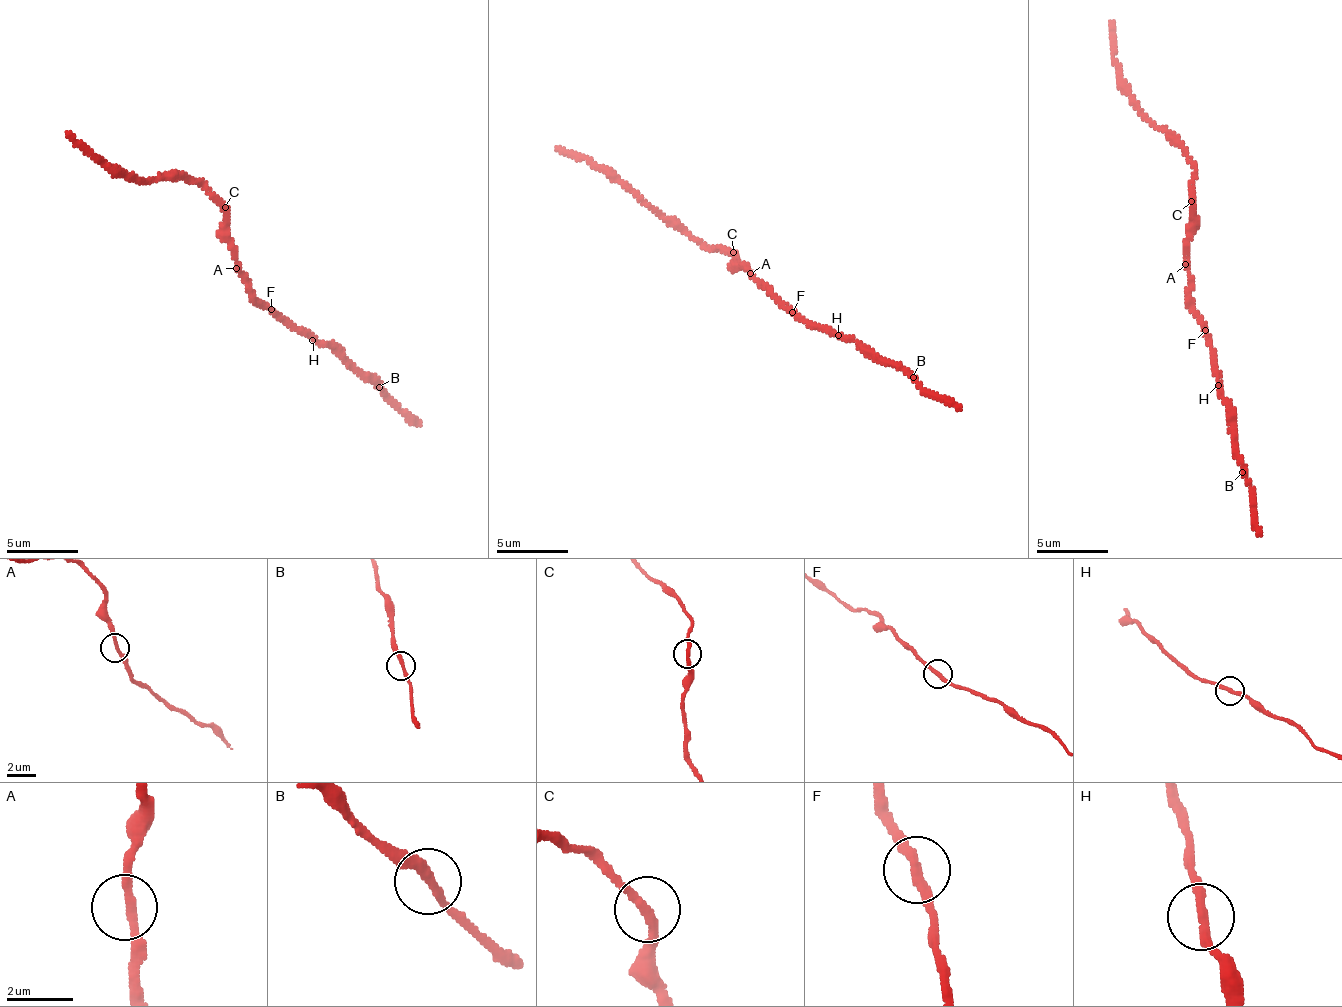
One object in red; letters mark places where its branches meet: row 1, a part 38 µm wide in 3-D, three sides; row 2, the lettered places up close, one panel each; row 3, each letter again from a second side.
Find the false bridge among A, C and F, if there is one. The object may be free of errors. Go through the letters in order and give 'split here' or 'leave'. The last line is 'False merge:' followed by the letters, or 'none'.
A: leave
C: leave
F: split here
False merge: F

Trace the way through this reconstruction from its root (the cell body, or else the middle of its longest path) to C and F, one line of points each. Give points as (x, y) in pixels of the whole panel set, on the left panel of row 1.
C: (240, 266), (236, 247), (225, 226), (225, 207)
F: (240, 266), (240, 275), (250, 298), (270, 310)

